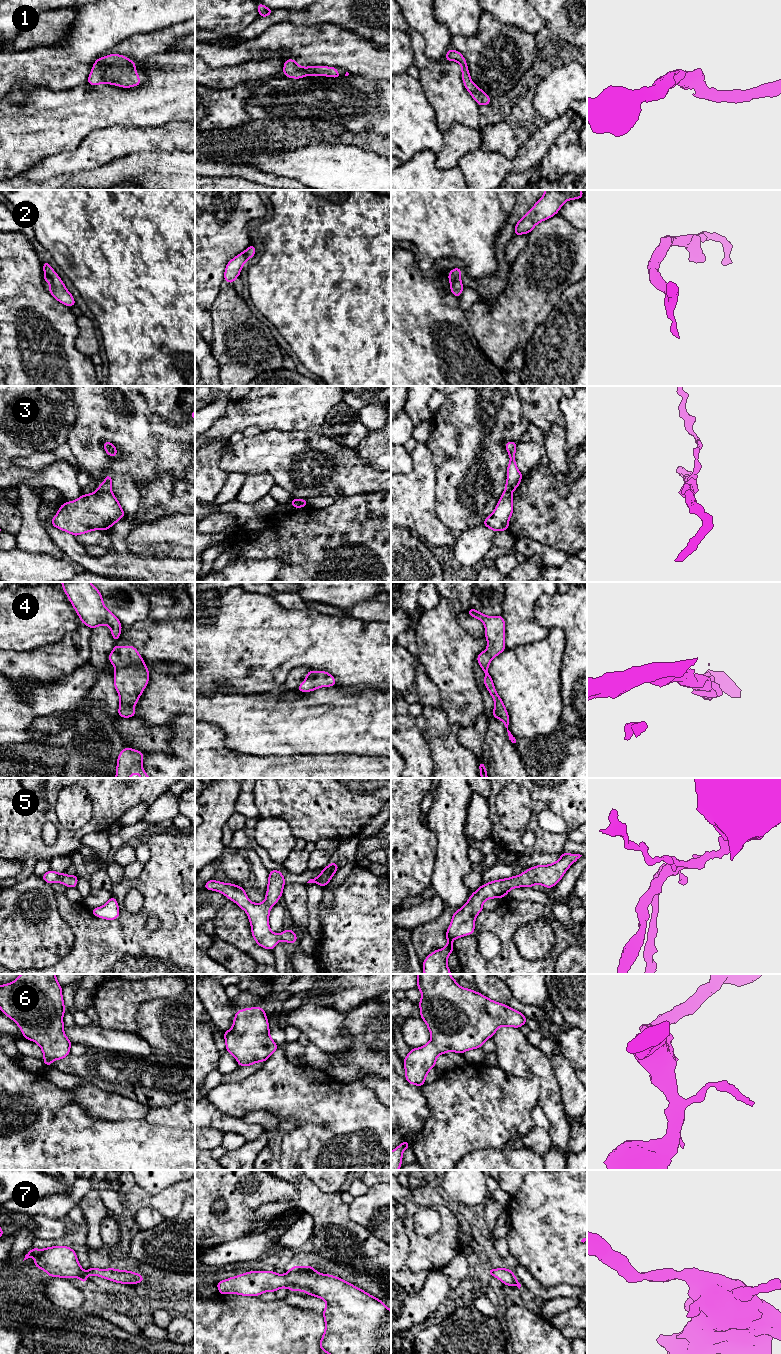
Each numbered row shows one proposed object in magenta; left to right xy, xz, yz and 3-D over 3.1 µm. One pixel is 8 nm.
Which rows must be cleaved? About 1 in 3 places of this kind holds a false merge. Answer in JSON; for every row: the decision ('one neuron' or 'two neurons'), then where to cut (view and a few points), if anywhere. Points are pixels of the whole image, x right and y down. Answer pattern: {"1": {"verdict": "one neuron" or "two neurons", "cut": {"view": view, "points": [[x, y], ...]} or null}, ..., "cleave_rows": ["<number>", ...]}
{"1": {"verdict": "one neuron", "cut": null}, "2": {"verdict": "one neuron", "cut": null}, "3": {"verdict": "two neurons", "cut": {"view": "xy", "points": [[97, 489], [110, 492]]}}, "4": {"verdict": "one neuron", "cut": null}, "5": {"verdict": "one neuron", "cut": null}, "6": {"verdict": "one neuron", "cut": null}, "7": {"verdict": "one neuron", "cut": null}, "cleave_rows": ["3"]}

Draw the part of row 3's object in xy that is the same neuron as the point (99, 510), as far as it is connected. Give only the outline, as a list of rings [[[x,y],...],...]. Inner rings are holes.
[[[97,489],[62,504],[51,524],[73,536],[78,536],[93,530],[108,531],[124,516],[125,512],[115,495]]]

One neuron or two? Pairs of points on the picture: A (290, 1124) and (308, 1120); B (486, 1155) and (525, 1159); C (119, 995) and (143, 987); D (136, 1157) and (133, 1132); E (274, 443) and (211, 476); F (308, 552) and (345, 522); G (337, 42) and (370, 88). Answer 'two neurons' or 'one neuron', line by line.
A: two neurons
B: one neuron
C: one neuron
D: one neuron
E: two neurons
F: one neuron
G: two neurons

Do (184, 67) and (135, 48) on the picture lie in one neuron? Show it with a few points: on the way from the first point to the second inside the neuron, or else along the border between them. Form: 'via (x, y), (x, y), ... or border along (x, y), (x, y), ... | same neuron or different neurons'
border along (167, 52), (151, 55), (145, 61), (143, 70) | different neurons

